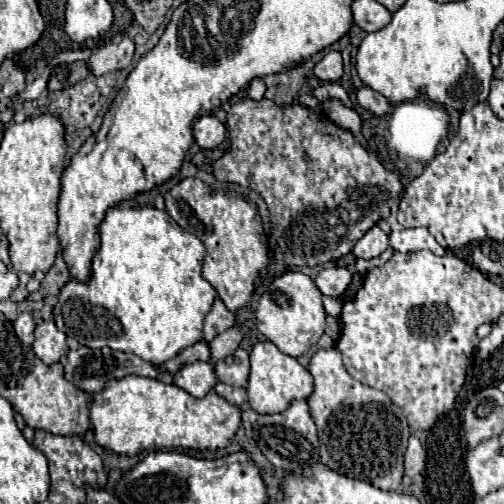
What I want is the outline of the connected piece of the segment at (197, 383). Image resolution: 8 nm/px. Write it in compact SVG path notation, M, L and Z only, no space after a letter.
M196 361L174 373L174 385L188 391L192 397L204 397L216 385L216 375L210 363Z

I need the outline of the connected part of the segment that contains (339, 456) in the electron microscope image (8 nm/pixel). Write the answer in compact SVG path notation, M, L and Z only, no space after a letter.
M318 349L308 363L308 371L314 377L314 391L308 397L308 405L310 405L312 419L316 421L318 427L320 461L346 477L366 479L374 487L380 487L382 491L398 491L402 487L402 475L404 475L402 461L404 461L404 451L410 435L402 409L396 407L386 393L356 381L346 371L338 349Z

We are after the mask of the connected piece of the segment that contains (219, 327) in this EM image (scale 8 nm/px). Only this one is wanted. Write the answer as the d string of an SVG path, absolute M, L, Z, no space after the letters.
M214 299L214 305L212 305L210 313L204 317L204 331L202 331L204 335L202 335L202 339L206 343L212 343L212 339L216 335L220 335L222 331L226 331L234 323L236 323L234 313L228 311L220 299Z

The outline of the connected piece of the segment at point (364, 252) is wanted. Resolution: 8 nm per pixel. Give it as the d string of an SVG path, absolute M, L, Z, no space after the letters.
M372 227L352 249L352 253L360 259L378 257L388 249L388 235L380 227Z

